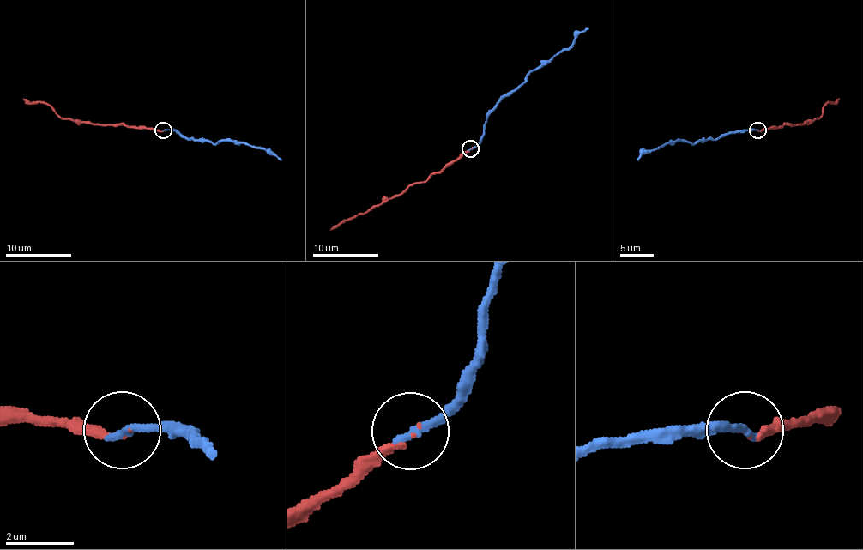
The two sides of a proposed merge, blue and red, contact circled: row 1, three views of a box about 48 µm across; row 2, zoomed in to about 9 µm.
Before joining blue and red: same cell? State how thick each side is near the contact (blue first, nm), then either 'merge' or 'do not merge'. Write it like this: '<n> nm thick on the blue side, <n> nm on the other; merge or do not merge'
280 nm thick on the blue side, 130 nm on the other; merge

